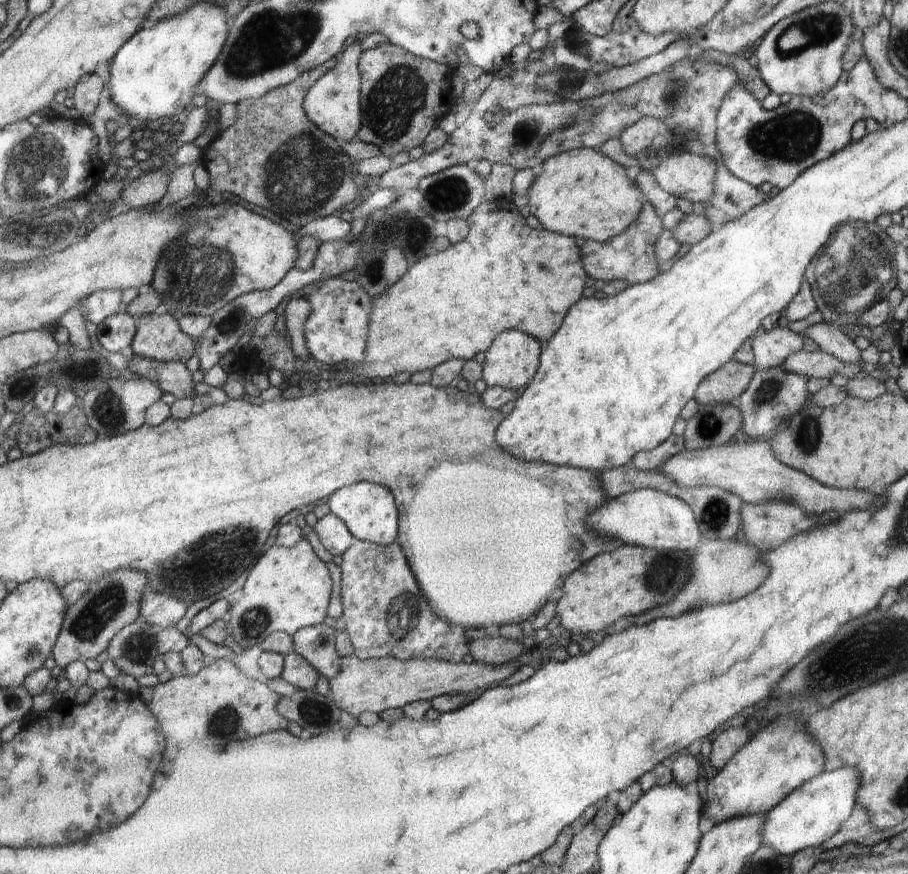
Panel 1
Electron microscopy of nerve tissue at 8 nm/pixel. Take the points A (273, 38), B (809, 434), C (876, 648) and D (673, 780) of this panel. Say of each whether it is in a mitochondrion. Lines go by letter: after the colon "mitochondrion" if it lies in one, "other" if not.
A: mitochondrion
B: mitochondrion
C: mitochondrion
D: other

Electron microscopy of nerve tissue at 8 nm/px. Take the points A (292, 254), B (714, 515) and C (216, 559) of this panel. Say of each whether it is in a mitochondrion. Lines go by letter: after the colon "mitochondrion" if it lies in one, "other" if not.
A: other
B: mitochondrion
C: mitochondrion

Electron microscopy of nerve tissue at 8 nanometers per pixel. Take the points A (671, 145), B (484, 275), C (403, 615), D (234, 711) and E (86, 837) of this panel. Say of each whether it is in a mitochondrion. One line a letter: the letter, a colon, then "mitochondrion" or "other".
A: mitochondrion
B: other
C: mitochondrion
D: mitochondrion
E: other

